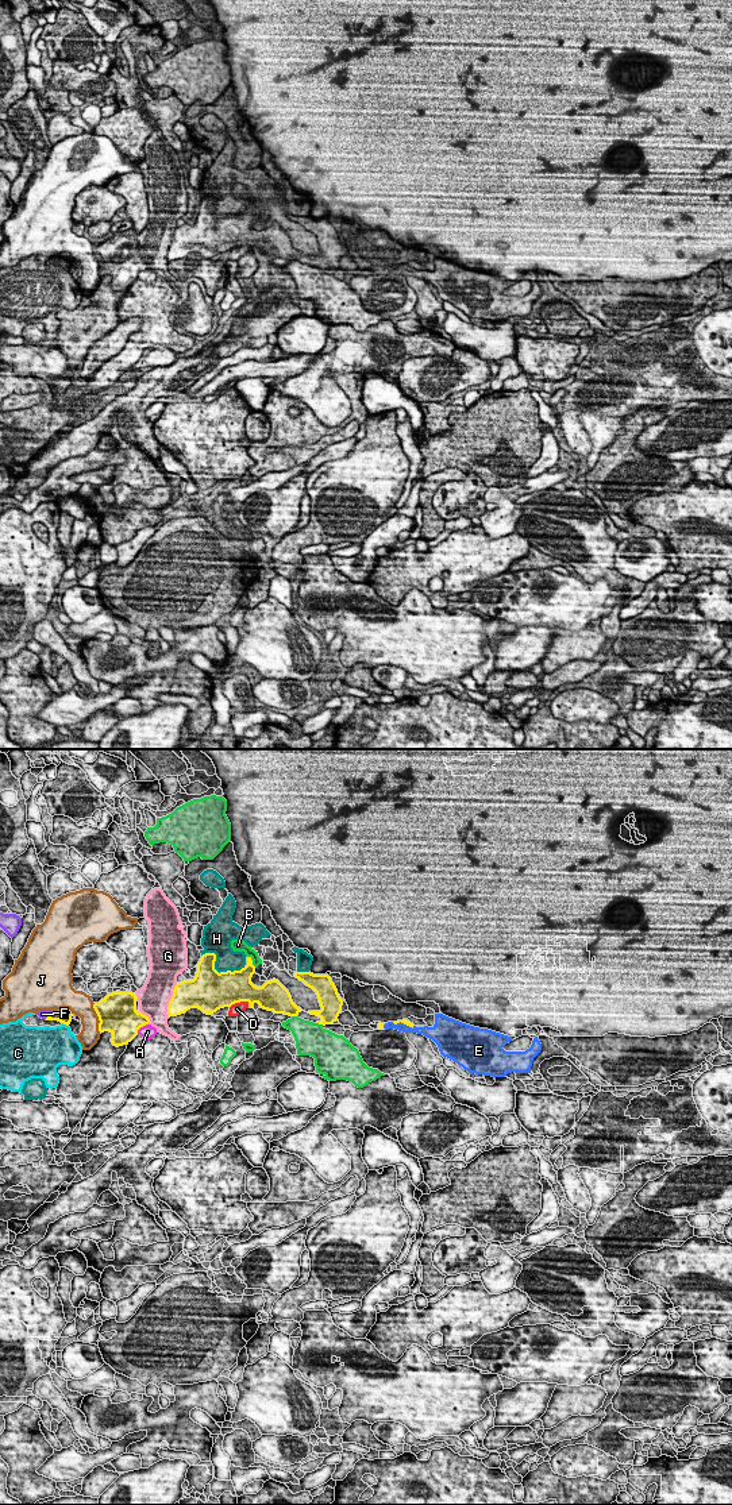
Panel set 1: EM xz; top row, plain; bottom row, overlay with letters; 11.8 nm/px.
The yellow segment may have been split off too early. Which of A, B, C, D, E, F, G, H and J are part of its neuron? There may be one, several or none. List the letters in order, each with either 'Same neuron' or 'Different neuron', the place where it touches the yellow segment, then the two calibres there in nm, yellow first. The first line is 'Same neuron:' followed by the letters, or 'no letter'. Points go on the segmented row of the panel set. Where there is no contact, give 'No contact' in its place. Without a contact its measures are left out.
Same neuron: E
A: Different neuron. Touches yellow at xz (141, 1026). Thickness 400 nm (yellow) against 170 nm
B: Different neuron. Touches yellow at xz (251, 961). Thickness 220 nm (yellow) against 160 nm
C: Different neuron. Touches yellow at xz (65, 1023). Thickness 120 nm (yellow) against 400 nm
D: Different neuron. Touches yellow at xz (239, 1002). Thickness 420 nm (yellow) against 140 nm
E: Same neuron. Touches yellow at xz (403, 1022). Thickness 60 nm (yellow) against 100 nm
F: Different neuron. Touches yellow at xz (50, 1014). Thickness 120 nm (yellow) against 100 nm
G: Different neuron. Touches yellow at xz (170, 1000). Thickness 360 nm (yellow) against 380 nm
H: Different neuron. Touches yellow at xz (215, 969). Thickness 480 nm (yellow) against 260 nm
J: Different neuron. Touches yellow at xz (99, 1018). Thickness 460 nm (yellow) against 260 nm

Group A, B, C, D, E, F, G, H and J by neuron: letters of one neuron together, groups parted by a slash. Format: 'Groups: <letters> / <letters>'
Groups: A / B / C / D / E / F / G / H / J

